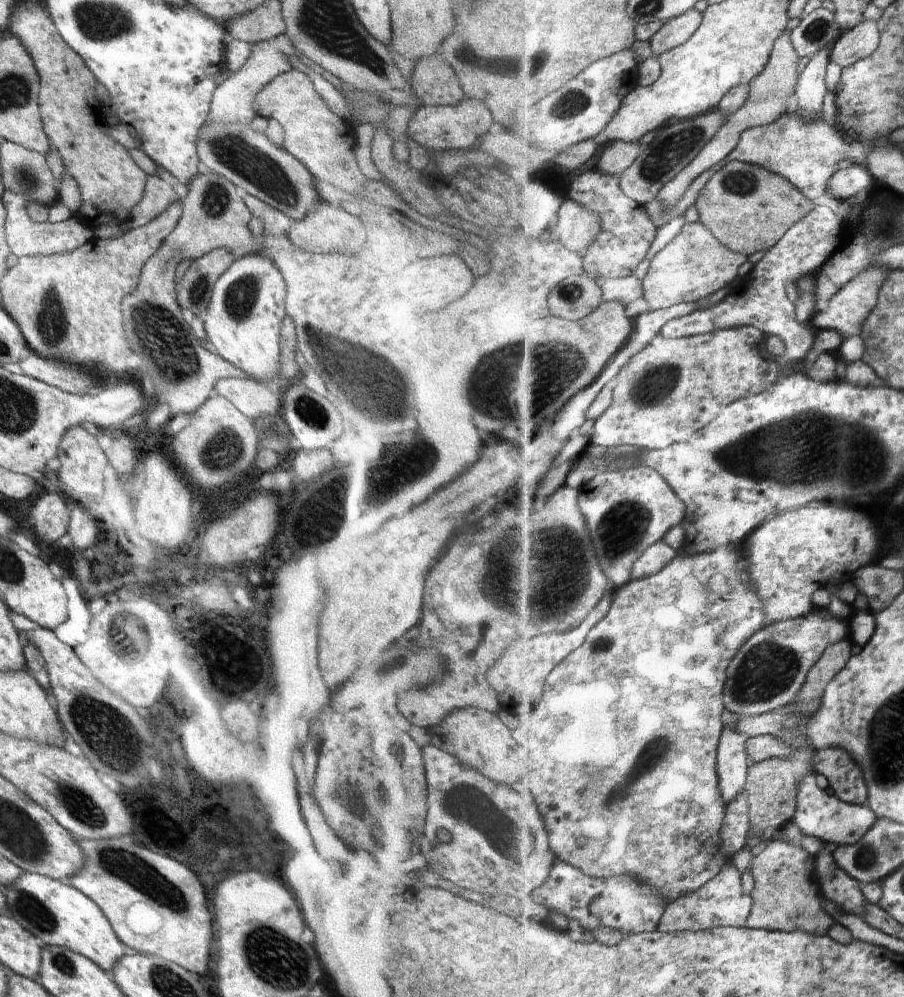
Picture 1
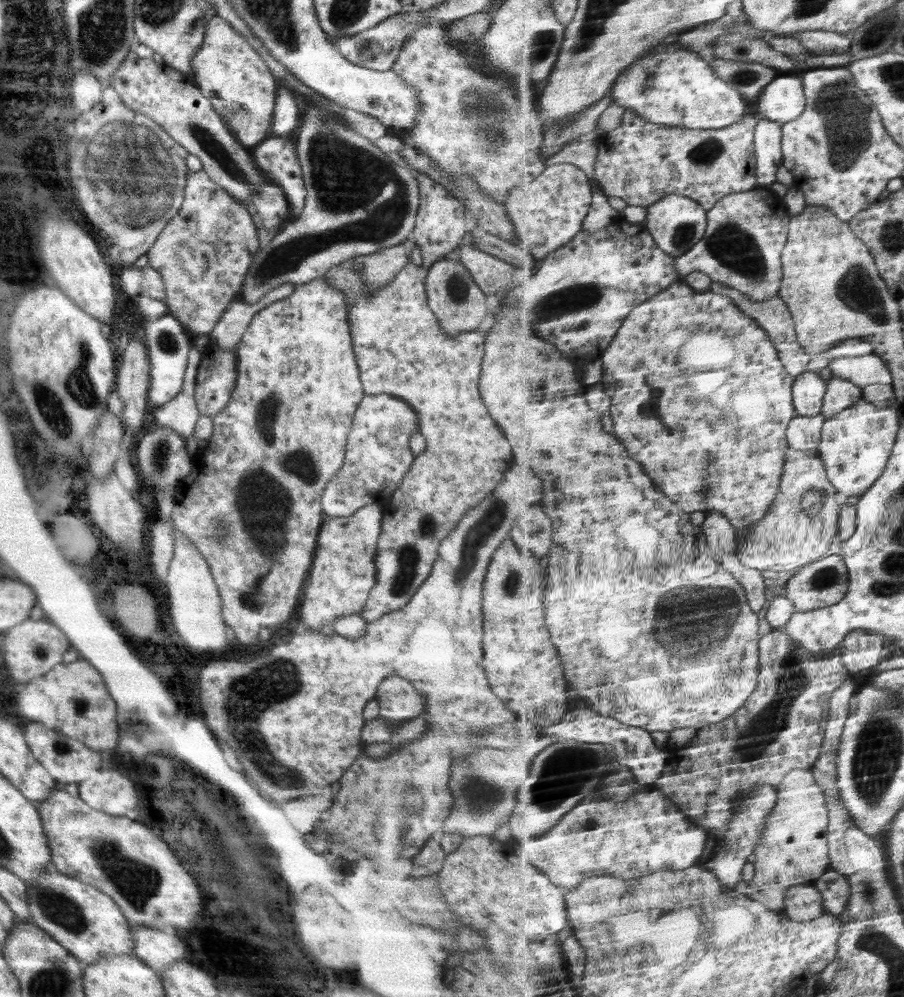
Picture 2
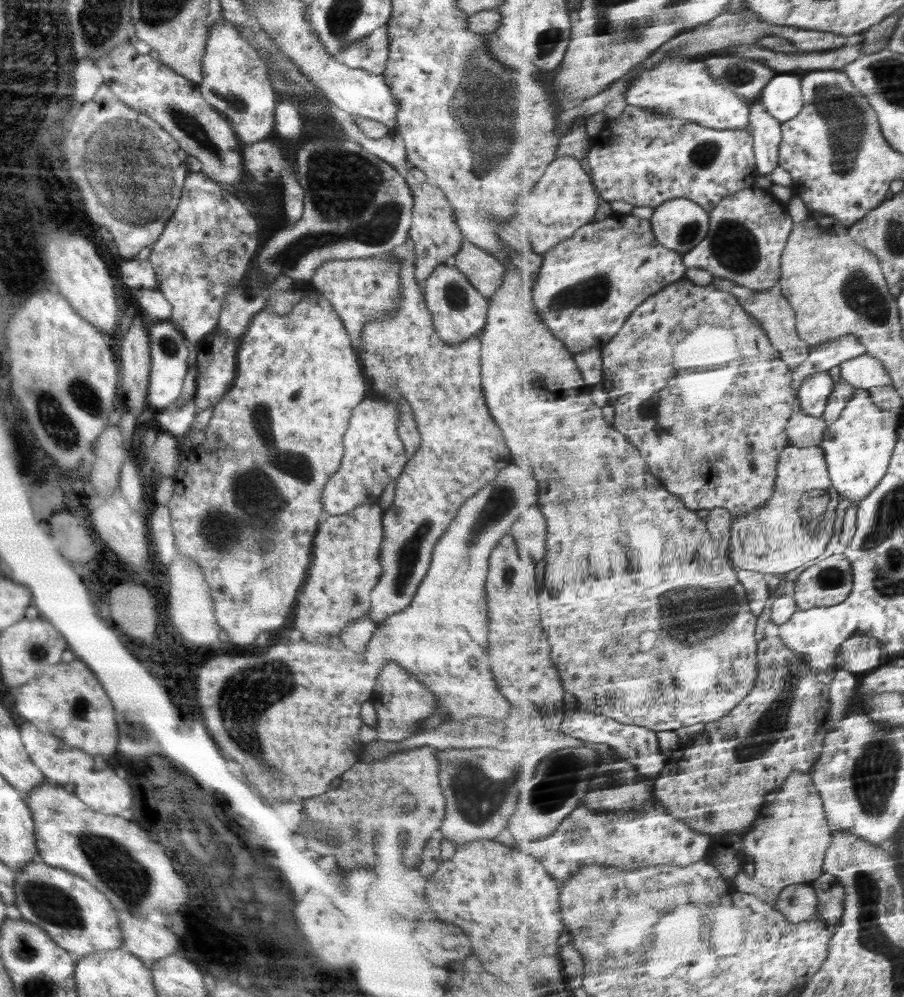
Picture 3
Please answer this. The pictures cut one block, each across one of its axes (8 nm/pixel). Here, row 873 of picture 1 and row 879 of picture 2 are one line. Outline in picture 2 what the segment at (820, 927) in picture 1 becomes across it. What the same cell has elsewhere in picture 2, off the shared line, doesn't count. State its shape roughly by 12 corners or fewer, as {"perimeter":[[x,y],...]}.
{"perimeter":[[812,768],[777,789],[736,890],[784,912],[831,867],[832,822]]}

